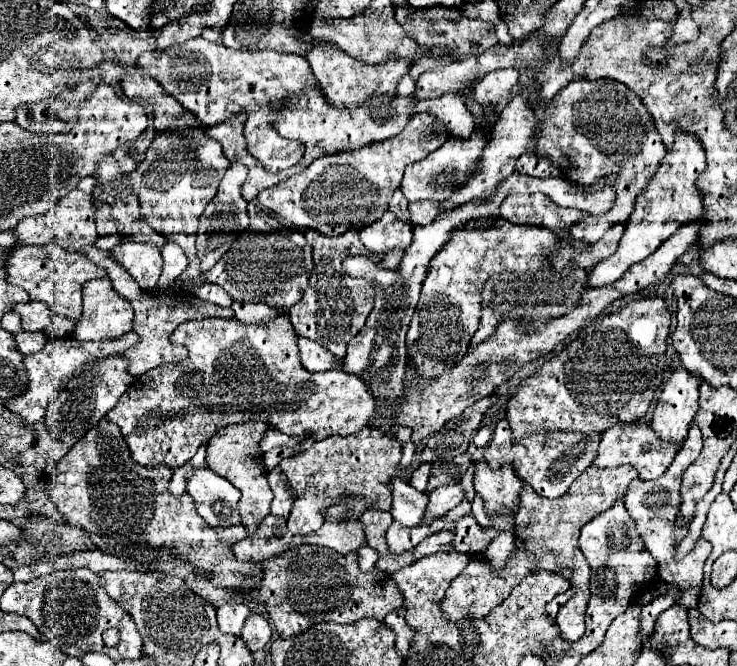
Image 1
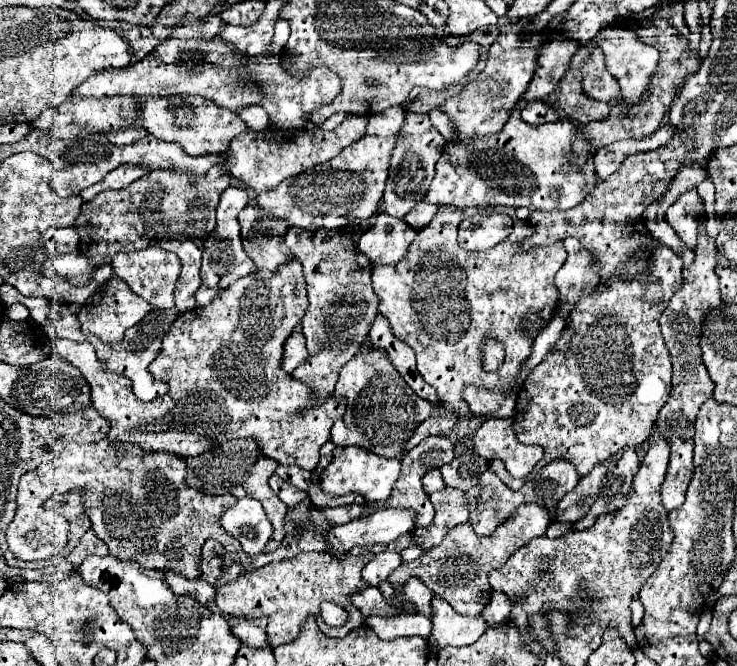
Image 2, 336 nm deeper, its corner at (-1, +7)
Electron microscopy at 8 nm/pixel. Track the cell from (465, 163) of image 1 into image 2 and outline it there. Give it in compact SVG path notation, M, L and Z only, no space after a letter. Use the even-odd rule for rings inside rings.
M514 109L504 129L498 135L468 139L462 143L448 143L444 147L442 159L436 163L436 177L432 179L426 201L434 205L454 205L454 207L528 207L532 211L568 211L584 201L584 197L598 183L594 169L594 153L586 141L582 129L568 119L546 125L528 125L522 121L520 111Z

